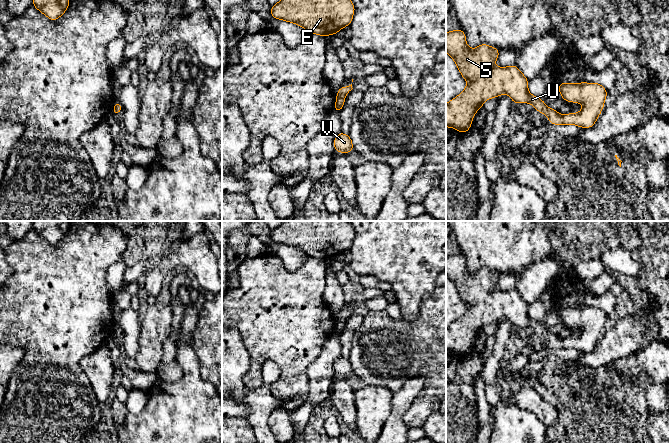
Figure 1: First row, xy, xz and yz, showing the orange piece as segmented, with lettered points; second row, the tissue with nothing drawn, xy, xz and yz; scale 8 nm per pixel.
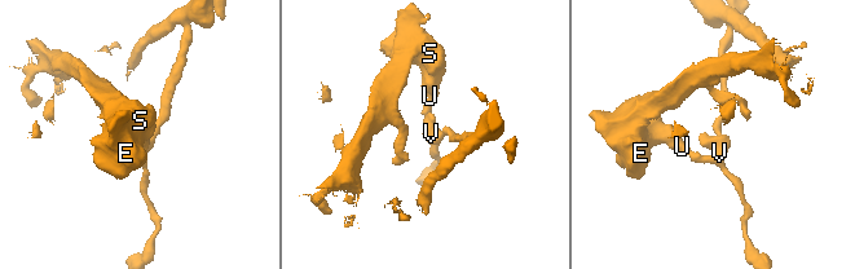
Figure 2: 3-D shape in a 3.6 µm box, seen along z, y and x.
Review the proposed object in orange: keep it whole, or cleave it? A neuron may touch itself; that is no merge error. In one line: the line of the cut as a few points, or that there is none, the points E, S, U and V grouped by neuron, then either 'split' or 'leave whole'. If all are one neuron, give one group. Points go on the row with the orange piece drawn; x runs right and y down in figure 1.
xz (337, 94), (343, 97) | E S U / V | split

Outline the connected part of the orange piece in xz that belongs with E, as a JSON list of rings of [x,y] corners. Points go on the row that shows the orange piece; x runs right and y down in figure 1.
[[[281,0],[270,11],[275,19],[328,36],[351,24],[355,7],[351,0]]]

